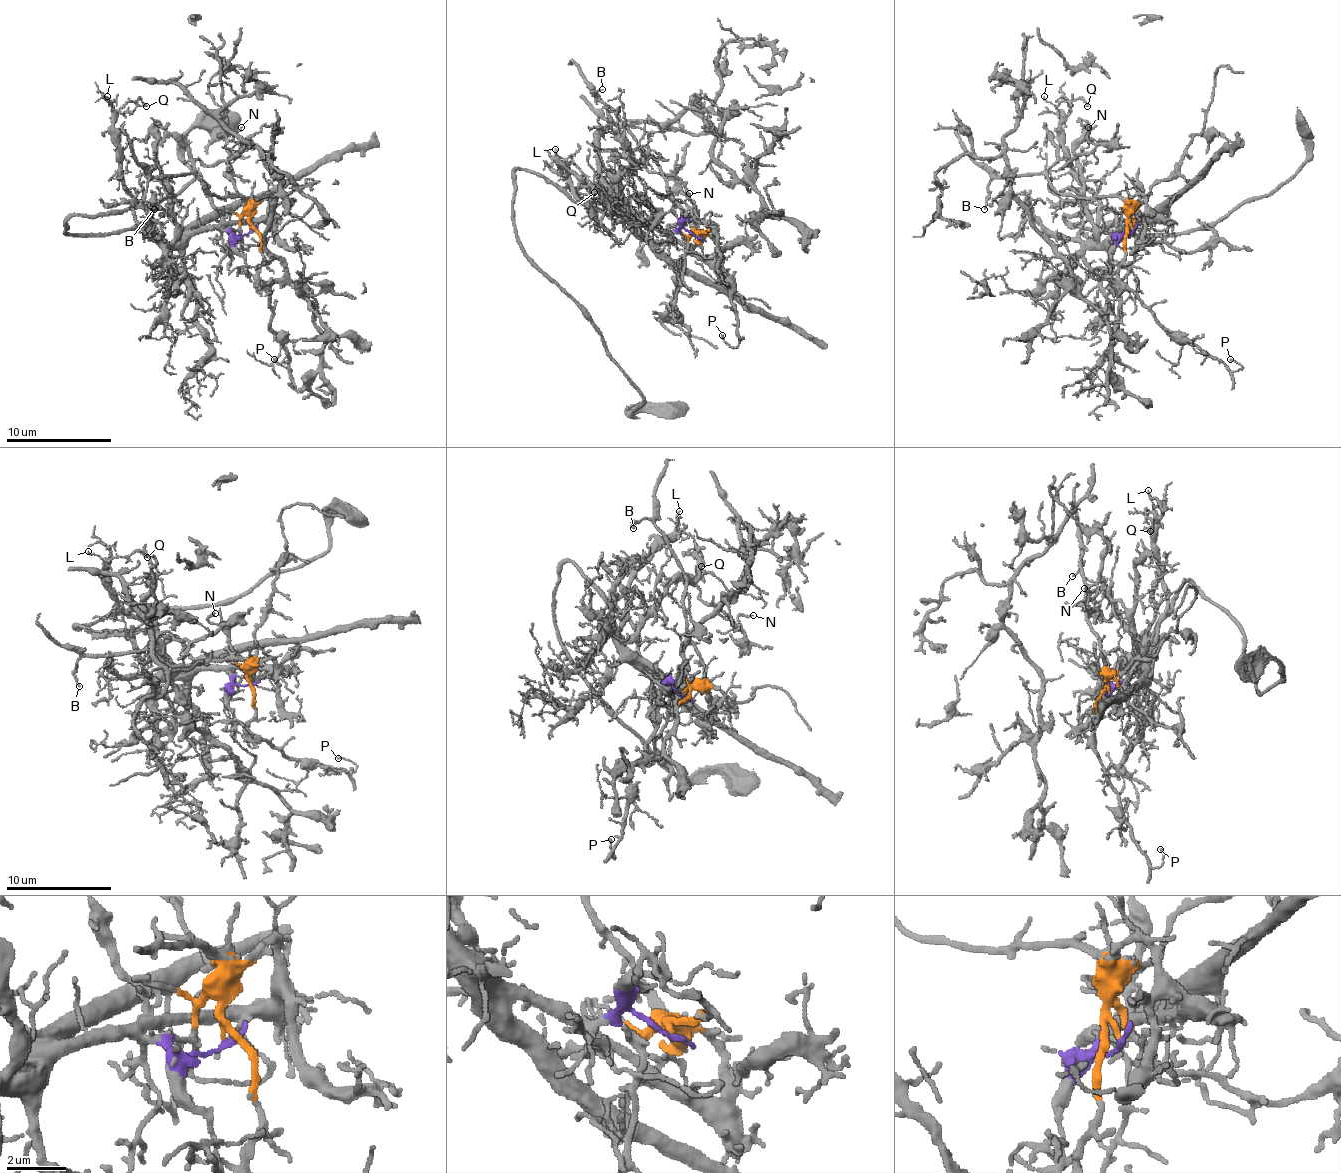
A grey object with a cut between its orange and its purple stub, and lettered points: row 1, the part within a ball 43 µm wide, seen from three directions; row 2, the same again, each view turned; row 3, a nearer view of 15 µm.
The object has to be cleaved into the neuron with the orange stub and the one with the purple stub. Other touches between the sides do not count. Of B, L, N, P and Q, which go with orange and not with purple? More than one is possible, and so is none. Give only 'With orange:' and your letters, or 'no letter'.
With orange: B, N, P

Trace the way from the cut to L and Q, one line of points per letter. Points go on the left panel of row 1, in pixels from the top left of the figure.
L: (250, 229), (234, 234), (210, 229), (184, 232), (168, 216), (144, 205), (126, 187), (108, 97)
Q: (250, 229), (234, 234), (184, 232), (126, 187), (113, 118), (129, 102), (142, 100), (147, 105)

